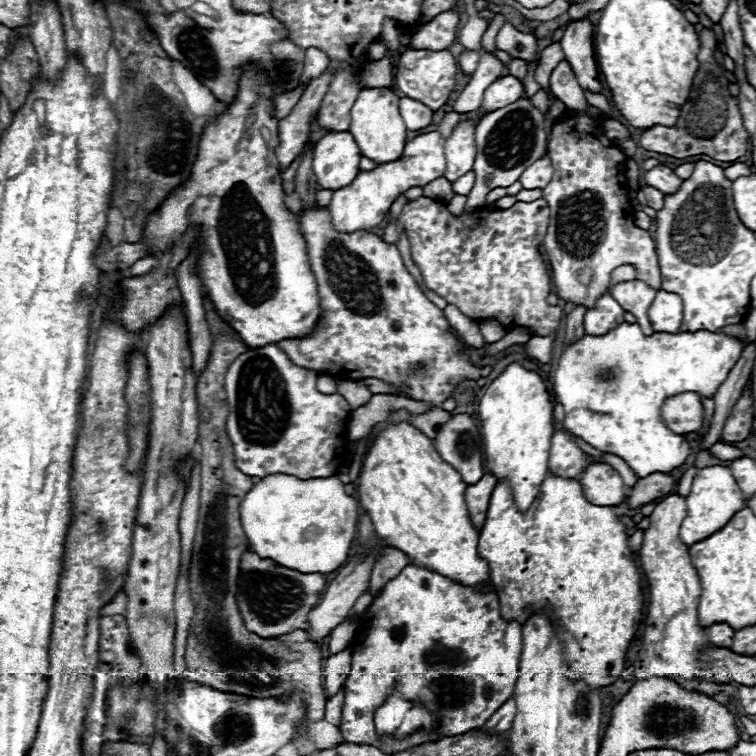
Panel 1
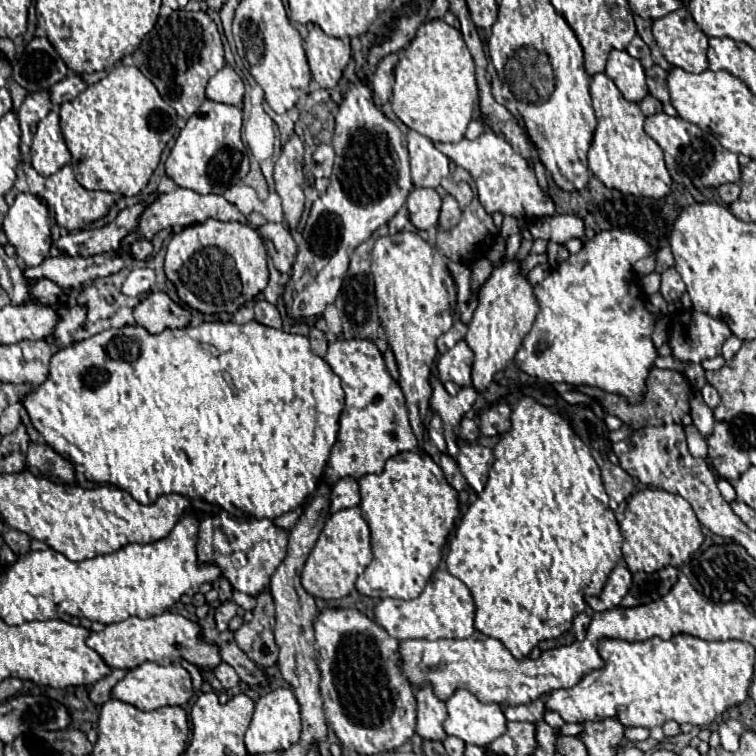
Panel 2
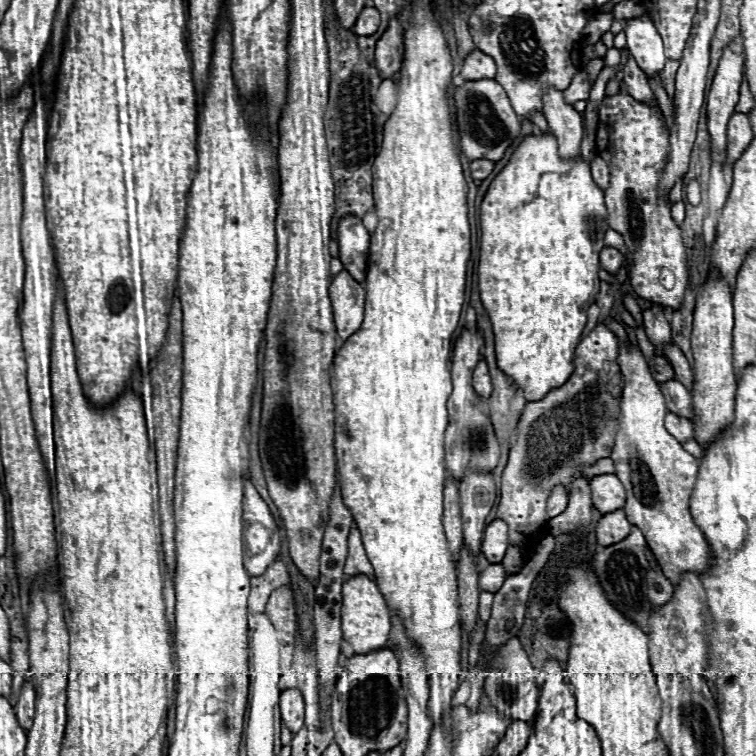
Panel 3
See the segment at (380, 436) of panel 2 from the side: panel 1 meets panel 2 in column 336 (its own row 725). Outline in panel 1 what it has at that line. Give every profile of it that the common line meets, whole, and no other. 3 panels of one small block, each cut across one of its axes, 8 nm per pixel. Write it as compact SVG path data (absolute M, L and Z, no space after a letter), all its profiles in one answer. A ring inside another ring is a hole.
M406 566L396 578L388 580L386 586L380 590L380 594L374 598L374 602L368 606L366 614L360 616L360 622L358 622L358 628L354 632L354 640L350 644L350 650L352 650L352 664L350 664L350 676L346 680L346 702L344 702L344 708L342 708L342 734L344 734L344 740L346 742L352 742L352 744L368 744L368 746L376 746L378 750L382 750L384 754L398 754L402 750L408 750L408 748L414 748L418 744L426 744L426 742L436 742L440 736L454 736L454 734L464 734L466 730L476 730L480 728L508 698L512 698L514 694L514 686L516 686L516 678L518 678L518 662L520 662L520 652L522 652L522 630L520 630L520 624L518 622L506 622L500 614L500 604L498 604L498 592L494 588L494 584L490 582L486 588L480 588L480 586L464 586L448 576L442 576L426 566ZM394 688L400 688L400 694L408 700L408 702L420 702L424 704L430 714L434 718L440 718L440 726L426 732L426 730L420 730L412 736L406 736L406 738L396 738L392 734L384 734L384 736L378 736L376 734L376 726L374 726L374 712L380 704L384 704L384 700L388 698L388 694L394 690Z

